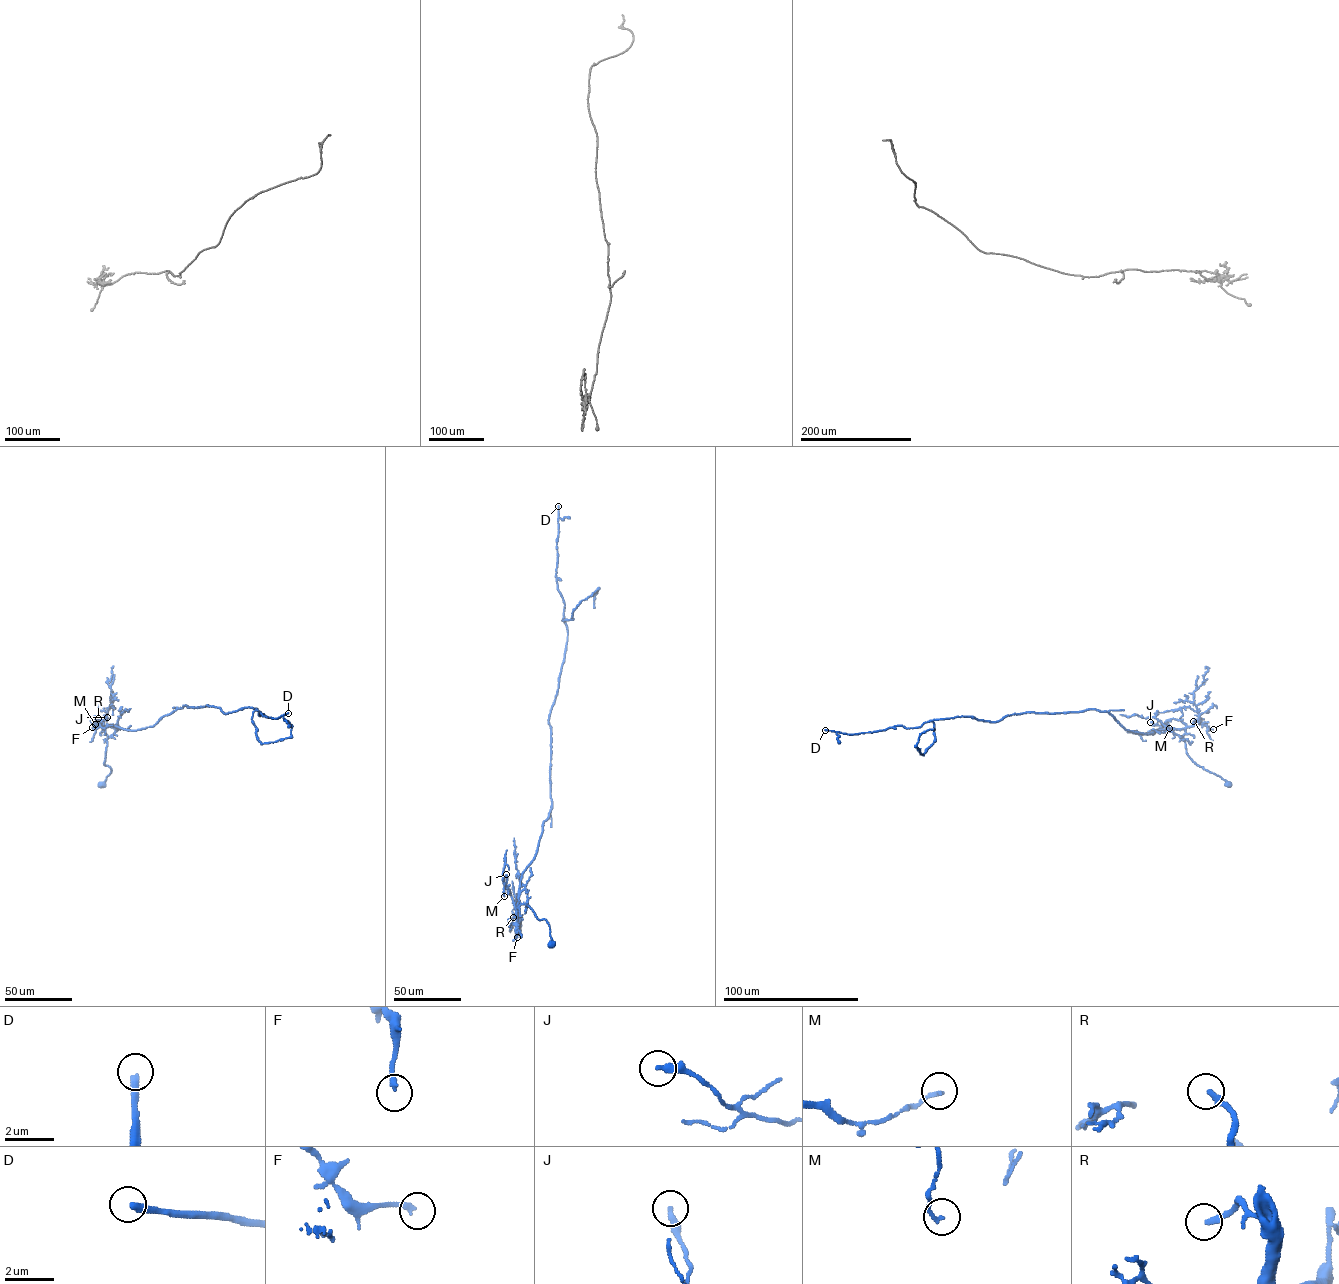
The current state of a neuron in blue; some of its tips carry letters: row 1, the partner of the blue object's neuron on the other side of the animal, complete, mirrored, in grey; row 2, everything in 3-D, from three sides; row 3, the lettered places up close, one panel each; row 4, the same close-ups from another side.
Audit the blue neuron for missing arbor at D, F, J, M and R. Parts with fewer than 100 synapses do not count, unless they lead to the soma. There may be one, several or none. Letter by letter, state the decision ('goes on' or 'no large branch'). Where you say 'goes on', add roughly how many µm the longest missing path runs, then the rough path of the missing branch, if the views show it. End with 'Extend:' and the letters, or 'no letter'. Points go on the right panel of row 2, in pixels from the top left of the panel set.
D: goes on; about 600 µm are missing
F: no large branch
J: no large branch
M: no large branch
R: no large branch
Extend: D

